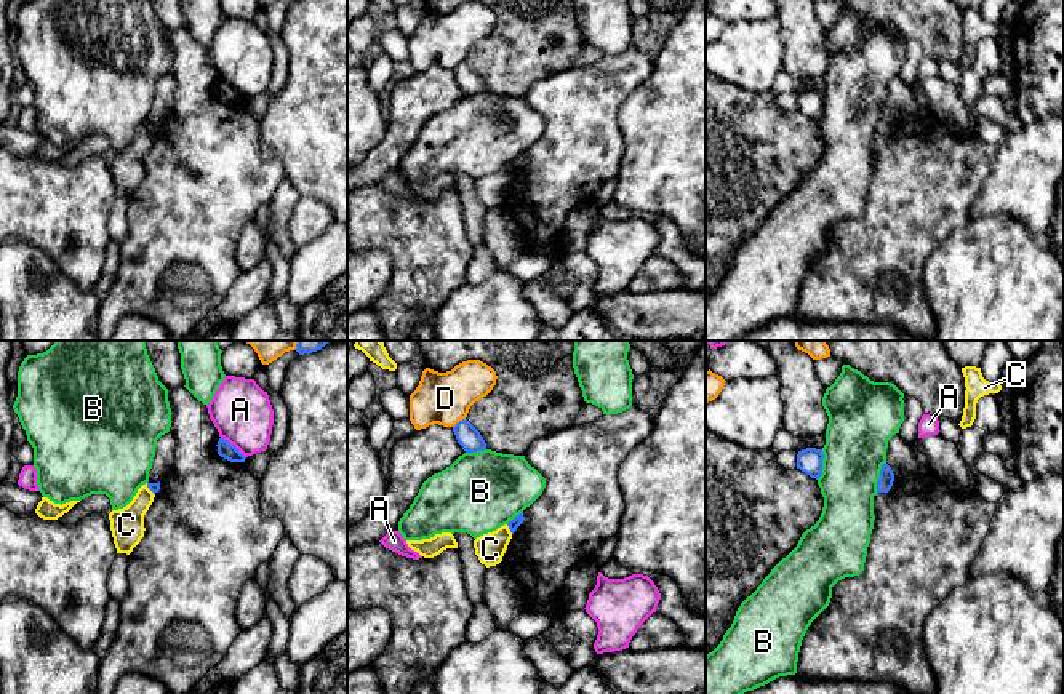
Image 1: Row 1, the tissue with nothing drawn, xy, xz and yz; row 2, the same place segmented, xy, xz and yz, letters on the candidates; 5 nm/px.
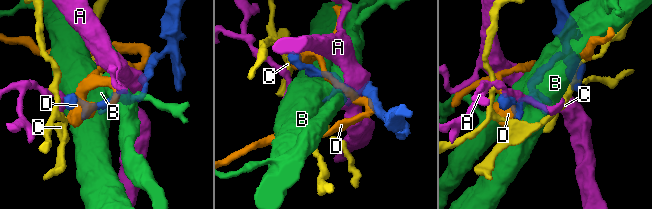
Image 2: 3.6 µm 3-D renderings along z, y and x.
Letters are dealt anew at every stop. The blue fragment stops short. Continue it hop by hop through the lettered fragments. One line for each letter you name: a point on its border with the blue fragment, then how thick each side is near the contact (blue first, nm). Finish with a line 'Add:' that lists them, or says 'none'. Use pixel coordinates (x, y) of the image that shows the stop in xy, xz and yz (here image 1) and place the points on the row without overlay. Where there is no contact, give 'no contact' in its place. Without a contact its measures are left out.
Add: none

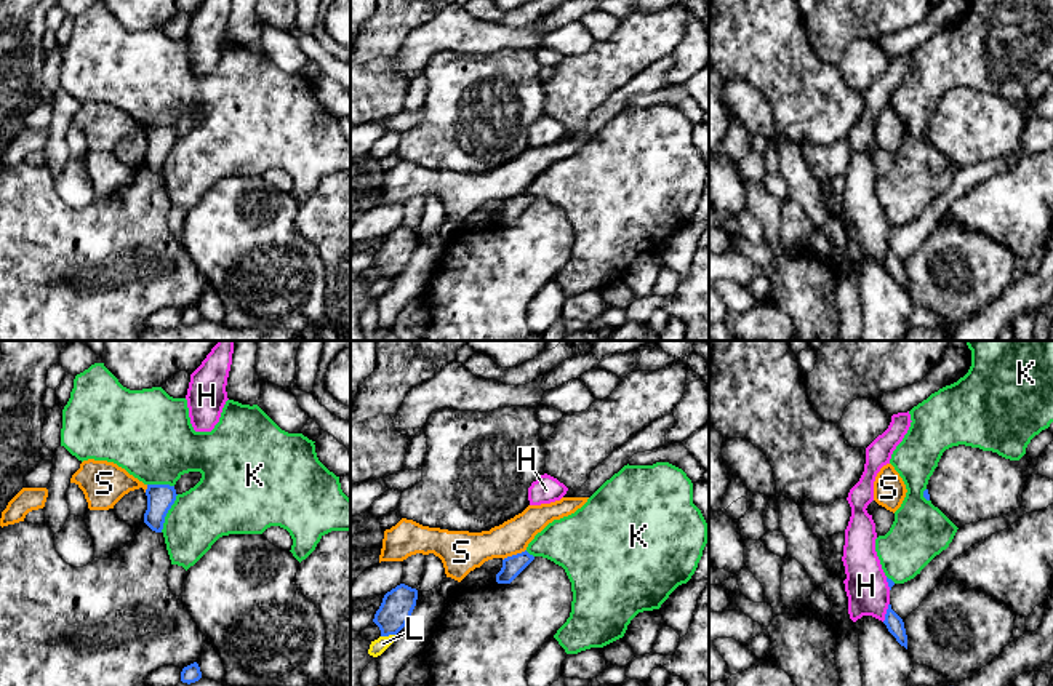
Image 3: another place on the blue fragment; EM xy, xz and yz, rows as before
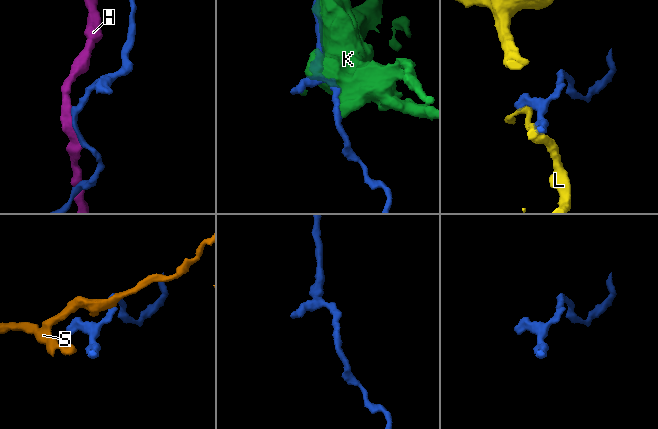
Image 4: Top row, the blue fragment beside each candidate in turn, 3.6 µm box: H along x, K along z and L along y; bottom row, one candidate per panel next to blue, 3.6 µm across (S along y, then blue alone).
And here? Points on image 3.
Add: none

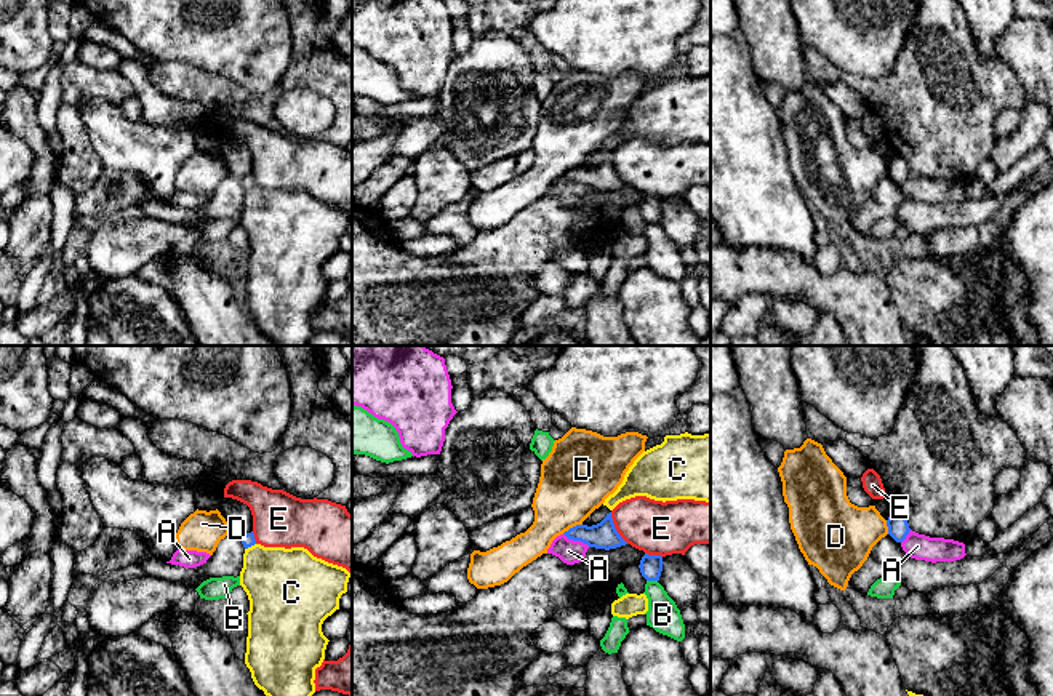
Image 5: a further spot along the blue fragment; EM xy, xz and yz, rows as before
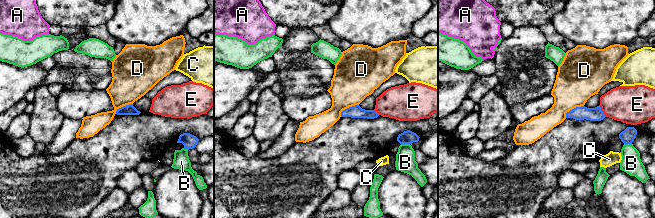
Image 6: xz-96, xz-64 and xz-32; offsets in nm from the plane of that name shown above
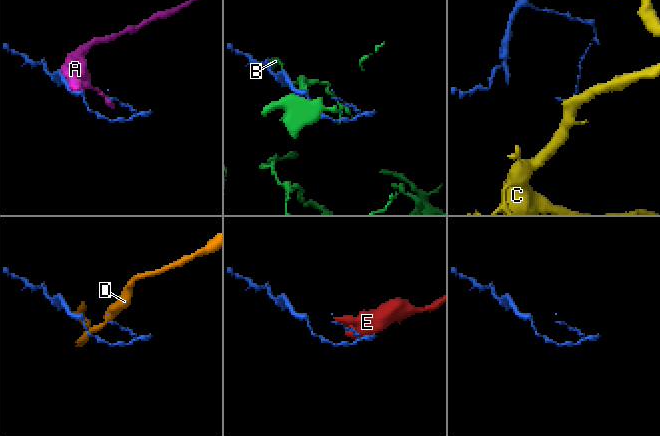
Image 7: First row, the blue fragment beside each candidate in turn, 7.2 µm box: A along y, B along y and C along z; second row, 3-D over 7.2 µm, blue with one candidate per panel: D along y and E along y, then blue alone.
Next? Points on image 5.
Add: none

